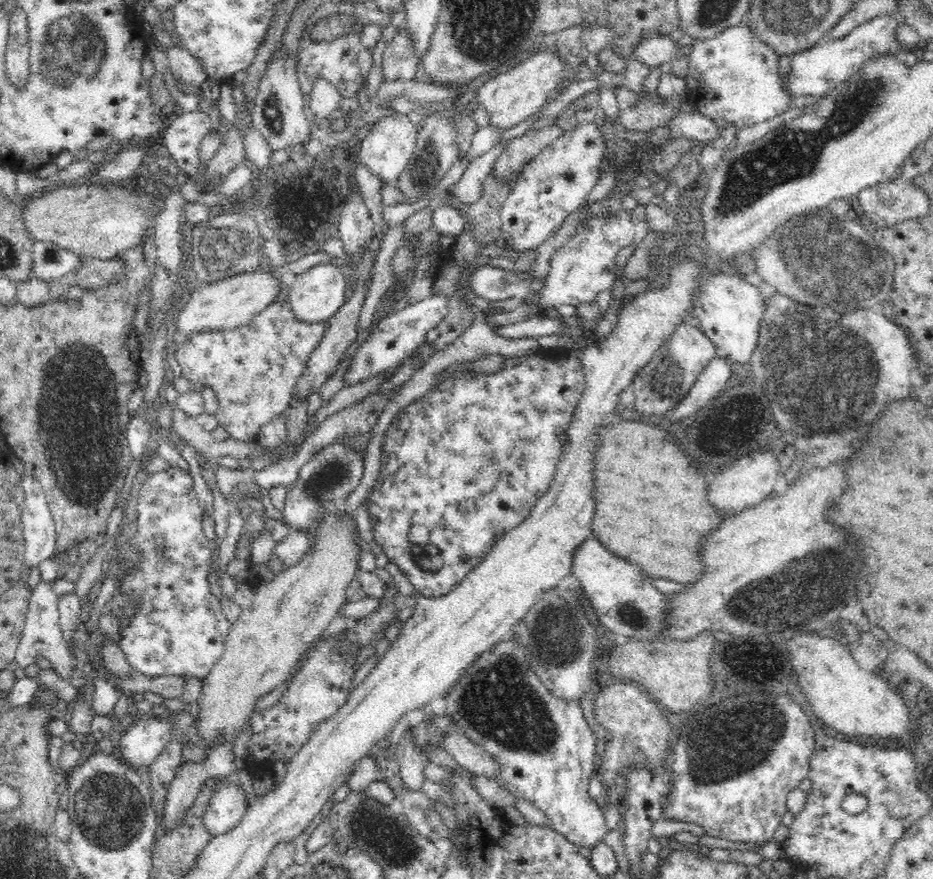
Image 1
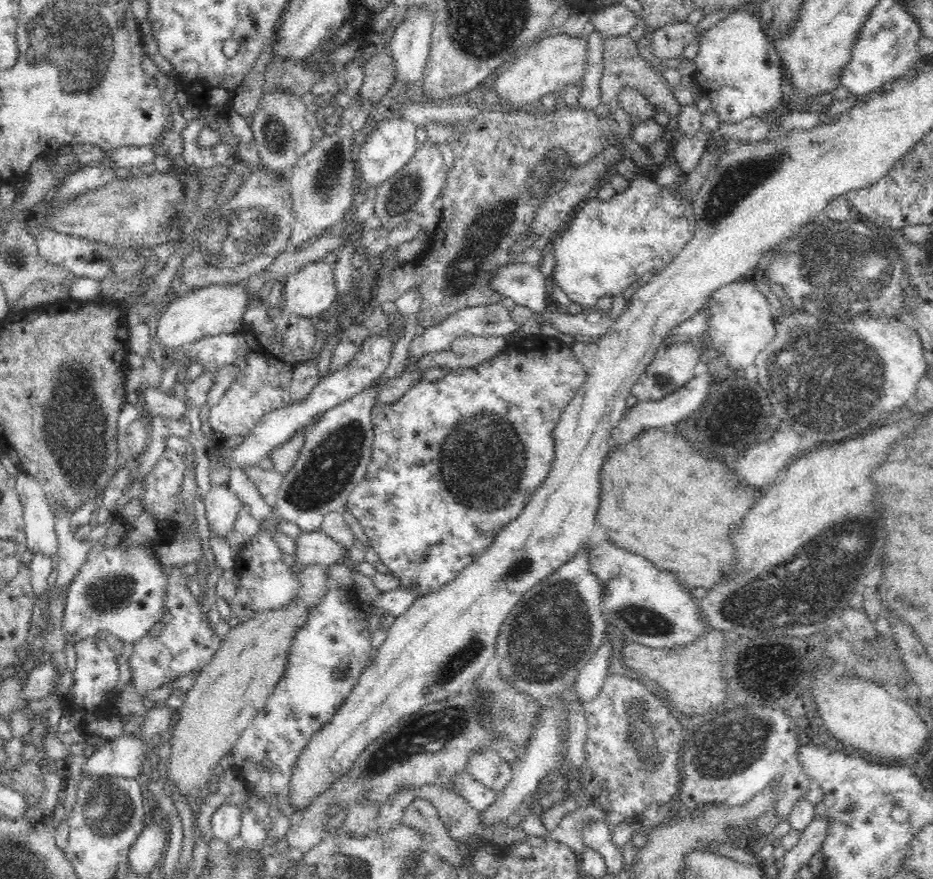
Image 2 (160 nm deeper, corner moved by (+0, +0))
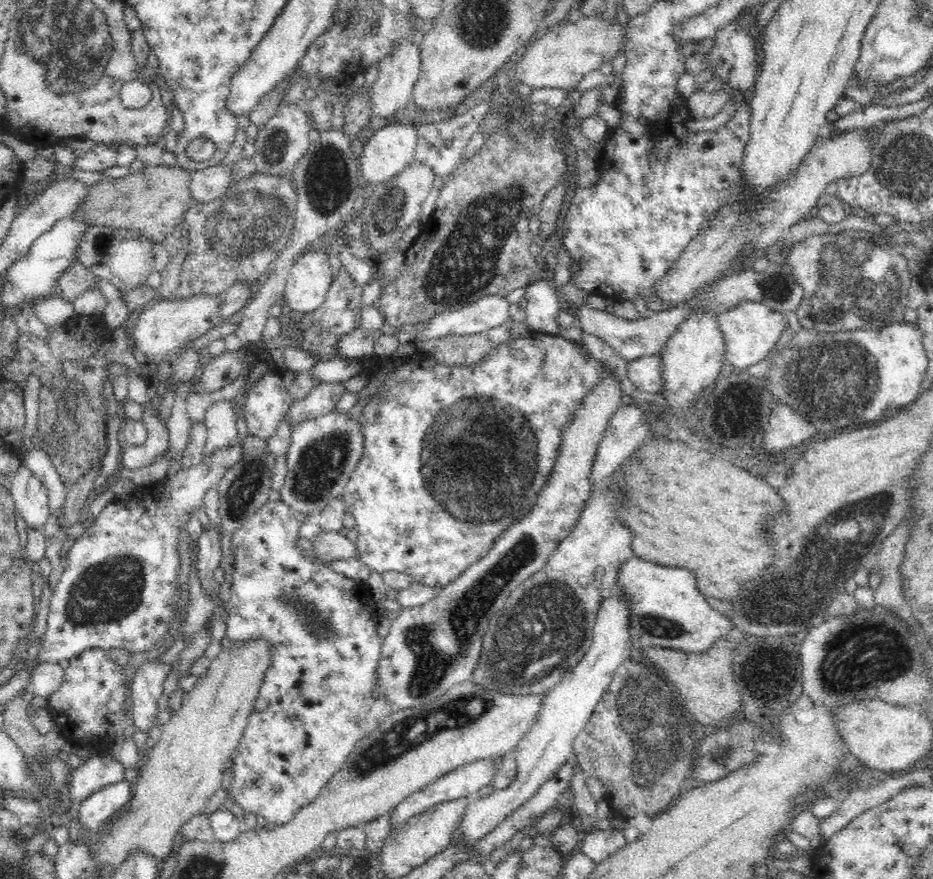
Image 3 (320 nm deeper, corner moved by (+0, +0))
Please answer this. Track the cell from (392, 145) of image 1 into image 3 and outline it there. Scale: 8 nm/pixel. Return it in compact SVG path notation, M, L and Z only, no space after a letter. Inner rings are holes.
M395 120L388 123L366 141L363 154L360 158L360 172L369 188L377 184L384 184L390 178L400 174L412 161L415 160L417 147L416 124L404 124Z

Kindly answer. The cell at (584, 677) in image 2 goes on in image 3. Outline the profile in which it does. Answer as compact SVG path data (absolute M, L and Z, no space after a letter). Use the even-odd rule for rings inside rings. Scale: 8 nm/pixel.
M619 593L608 598L605 598L598 609L598 616L596 616L596 623L592 633L592 644L586 651L586 654L577 662L572 670L569 670L565 677L554 687L544 693L542 698L542 710L538 714L534 726L531 726L530 732L518 742L516 750L513 751L512 757L516 761L517 778L510 784L508 788L502 790L494 789L492 794L484 798L471 799L465 816L463 817L462 826L462 840L451 840L454 847L464 847L474 845L476 842L482 841L488 834L491 834L512 812L516 812L520 806L526 806L525 802L529 801L541 788L542 783L552 778L554 771L562 768L566 762L575 758L573 751L573 744L576 735L581 732L584 725L590 720L591 714L594 712L595 706L600 702L602 696L606 692L608 685L612 682L614 673L619 666L626 661L632 650L630 628L630 611L628 611L628 599L624 593Z

